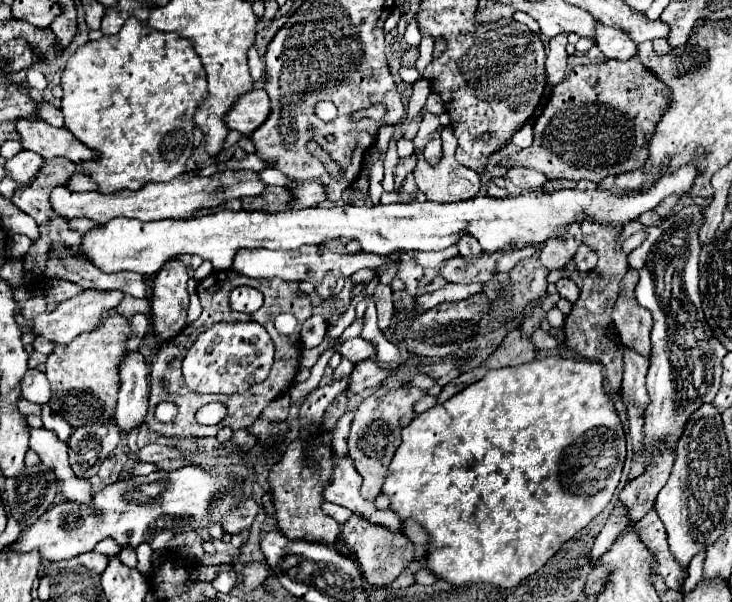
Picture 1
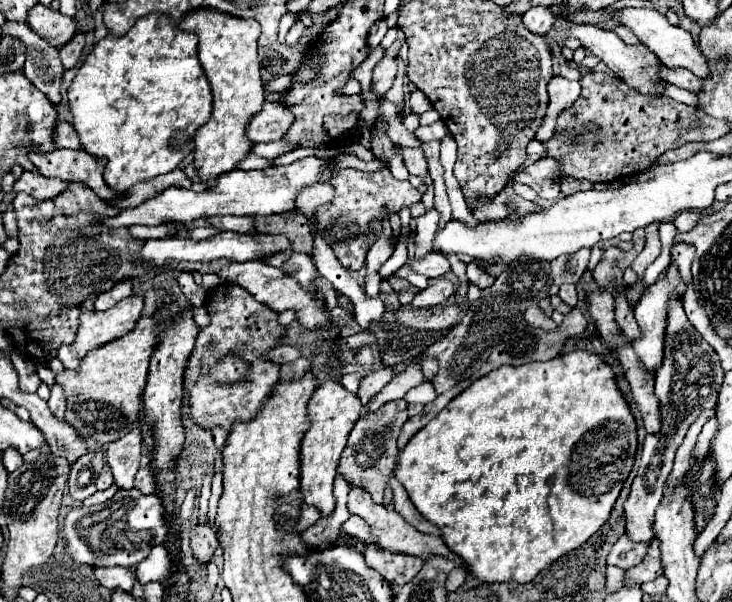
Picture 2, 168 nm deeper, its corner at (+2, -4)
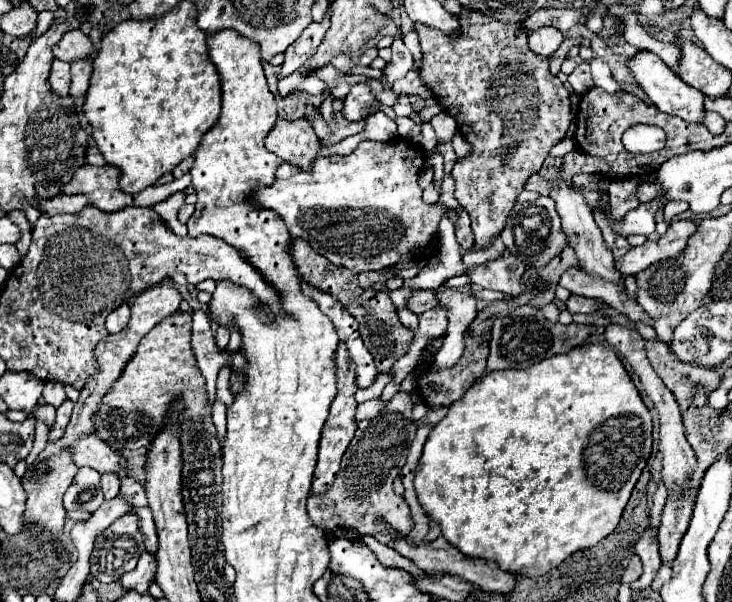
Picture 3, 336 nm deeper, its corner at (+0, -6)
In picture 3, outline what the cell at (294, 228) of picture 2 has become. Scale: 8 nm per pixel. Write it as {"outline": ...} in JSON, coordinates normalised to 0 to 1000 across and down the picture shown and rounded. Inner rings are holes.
{"outline":[[[400,397],[400,407],[398,407],[398,420],[400,420],[400,430],[403,430],[403,440],[414,460],[417,470],[422,470],[425,477],[441,483],[441,487],[449,487],[455,490],[488,533],[490,533],[490,553],[493,553],[493,563],[499,570],[499,576],[507,583],[510,596],[512,596],[512,606],[520,620],[531,616],[537,610],[537,603],[551,593],[561,573],[561,563],[564,563],[564,553],[559,547],[553,547],[545,533],[545,527],[540,523],[540,510],[534,503],[534,493],[523,483],[512,483],[507,477],[501,480],[490,480],[490,470],[488,470],[488,457],[480,453],[477,447],[471,444],[458,444],[455,437],[449,437],[444,427],[433,424],[419,404],[414,404],[414,397]]]}

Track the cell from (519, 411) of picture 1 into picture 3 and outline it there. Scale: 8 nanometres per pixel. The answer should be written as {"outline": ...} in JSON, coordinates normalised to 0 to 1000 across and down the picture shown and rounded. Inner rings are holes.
{"outline":[[[791,573],[777,586],[742,596],[739,603],[723,613],[671,616],[663,623],[657,636],[649,636],[635,653],[635,659],[627,663],[627,669],[619,669],[613,676],[611,689],[586,719],[586,729],[581,736],[581,746],[570,776],[570,789],[567,789],[567,819],[581,852],[602,872],[605,892],[616,905],[622,905],[630,919],[679,932],[687,949],[695,949],[701,955],[736,958],[758,945],[786,915],[813,909],[821,895],[827,895],[829,889],[840,882],[848,862],[848,852],[862,826],[862,816],[870,806],[876,782],[881,779],[889,759],[889,739],[892,739],[889,686],[881,676],[867,636],[857,623],[843,586],[827,573]]]}

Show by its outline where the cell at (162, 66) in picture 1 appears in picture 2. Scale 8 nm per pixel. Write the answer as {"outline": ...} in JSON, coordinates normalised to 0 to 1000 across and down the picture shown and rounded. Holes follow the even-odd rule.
{"outline":[[[206,22],[206,25],[198,25],[198,28],[187,32],[187,38],[184,38],[168,61],[146,58],[143,65],[138,65],[138,68],[127,78],[127,85],[116,95],[113,108],[108,111],[105,125],[100,128],[100,135],[97,135],[94,148],[92,148],[92,161],[94,161],[94,184],[97,184],[97,191],[100,191],[100,211],[102,211],[105,224],[108,224],[108,231],[111,231],[111,241],[113,241],[113,248],[116,248],[119,254],[124,254],[124,257],[130,257],[130,261],[143,261],[143,264],[146,264],[141,294],[143,294],[143,304],[146,304],[157,321],[171,321],[176,311],[182,311],[182,307],[187,307],[187,304],[198,304],[198,301],[204,301],[204,297],[209,297],[209,294],[214,294],[214,291],[223,291],[223,287],[231,287],[231,284],[242,281],[245,271],[250,267],[250,261],[253,261],[255,254],[261,254],[264,244],[266,244],[266,238],[264,238],[266,218],[269,218],[277,204],[286,201],[286,194],[288,194],[288,168],[291,168],[286,135],[283,135],[283,128],[280,128],[280,121],[277,121],[277,111],[275,111],[275,105],[272,105],[272,98],[269,98],[269,58],[242,48],[242,42],[239,42],[234,32],[223,28],[220,22]]]}

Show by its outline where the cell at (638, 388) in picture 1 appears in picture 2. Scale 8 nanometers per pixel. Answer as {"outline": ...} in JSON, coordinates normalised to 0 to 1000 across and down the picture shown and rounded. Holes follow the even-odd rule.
{"outline":[[[914,440],[903,457],[900,463],[878,487],[876,500],[870,503],[867,510],[867,530],[870,530],[870,540],[873,540],[873,550],[876,550],[876,560],[865,563],[862,566],[862,576],[865,583],[870,586],[873,600],[878,603],[878,610],[884,613],[884,620],[895,620],[898,606],[903,603],[906,596],[906,553],[908,553],[908,527],[911,527],[911,497],[917,490],[933,490],[936,487],[936,470],[930,467],[928,460],[928,450],[925,450],[925,440]]]}

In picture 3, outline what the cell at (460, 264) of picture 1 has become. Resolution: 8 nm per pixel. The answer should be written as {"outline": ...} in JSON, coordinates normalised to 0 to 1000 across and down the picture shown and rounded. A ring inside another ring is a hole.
{"outline":[[[581,480],[581,483],[564,483],[561,493],[556,497],[556,513],[561,513],[567,523],[575,523],[586,513],[597,510],[597,493],[592,483]]]}

